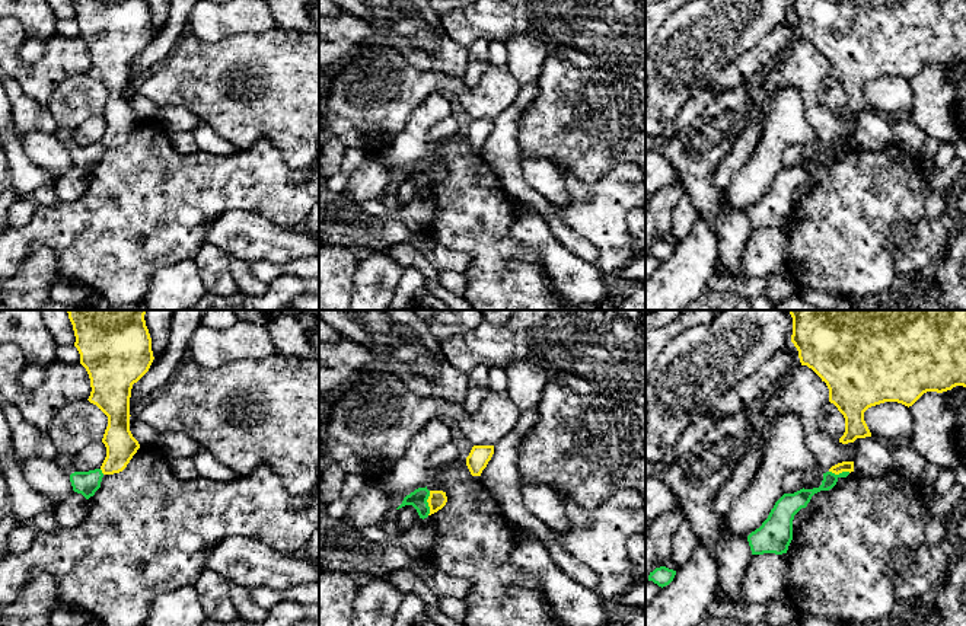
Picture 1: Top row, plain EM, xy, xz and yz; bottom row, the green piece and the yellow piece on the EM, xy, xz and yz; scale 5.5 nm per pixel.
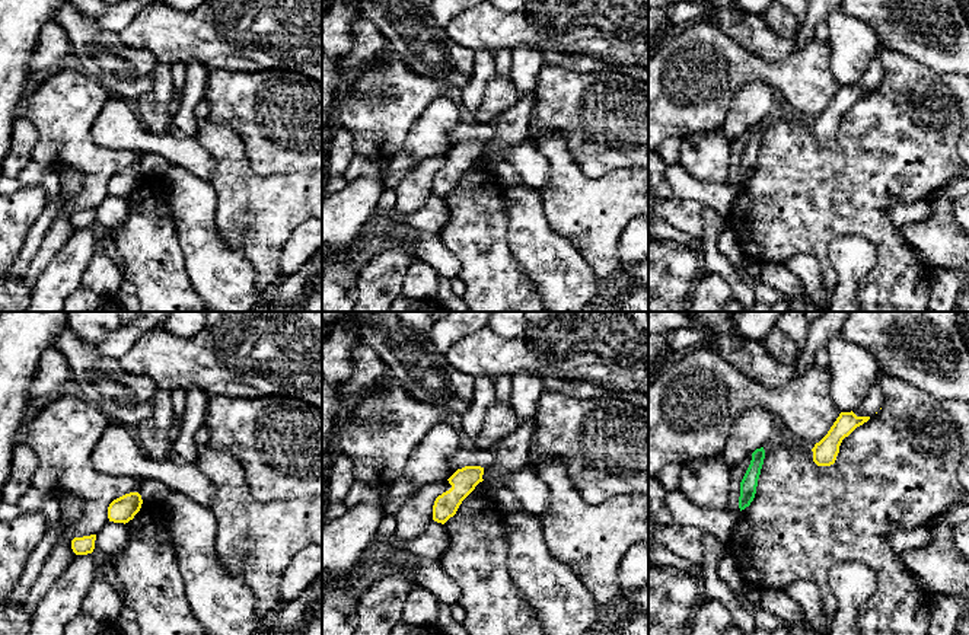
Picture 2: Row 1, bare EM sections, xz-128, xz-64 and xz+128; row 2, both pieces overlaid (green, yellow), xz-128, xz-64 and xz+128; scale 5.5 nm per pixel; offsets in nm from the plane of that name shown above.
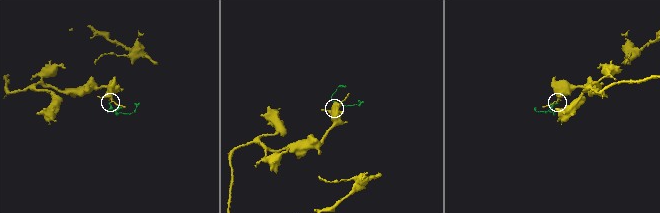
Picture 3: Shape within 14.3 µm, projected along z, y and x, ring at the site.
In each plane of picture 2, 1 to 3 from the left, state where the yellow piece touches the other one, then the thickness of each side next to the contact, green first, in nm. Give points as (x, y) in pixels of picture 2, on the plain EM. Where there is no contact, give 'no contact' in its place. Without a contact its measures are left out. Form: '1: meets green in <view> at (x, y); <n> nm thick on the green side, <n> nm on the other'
1: no contact
2: no contact
3: no contact

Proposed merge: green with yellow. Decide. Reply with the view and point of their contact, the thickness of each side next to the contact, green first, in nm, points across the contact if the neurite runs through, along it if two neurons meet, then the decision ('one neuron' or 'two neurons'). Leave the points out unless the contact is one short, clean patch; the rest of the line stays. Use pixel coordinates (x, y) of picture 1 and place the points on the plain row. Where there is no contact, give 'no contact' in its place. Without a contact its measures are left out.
xz (427, 176) | 100/100 nm | along xz (430, 165), (427, 188) | two neurons

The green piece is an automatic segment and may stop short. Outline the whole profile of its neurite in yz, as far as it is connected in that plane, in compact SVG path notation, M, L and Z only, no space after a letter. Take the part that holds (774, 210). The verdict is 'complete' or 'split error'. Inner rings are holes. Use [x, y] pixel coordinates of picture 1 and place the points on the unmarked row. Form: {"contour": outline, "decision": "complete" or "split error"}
{"contour": "M832 146L823 147L823 154L819 162L800 163L794 167L784 167L771 183L768 192L759 202L747 210L752 229L787 227L793 214L793 194L794 189L806 182L812 170L820 165L832 163L839 151L847 151L849 146L835 148Z", "decision": "complete"}

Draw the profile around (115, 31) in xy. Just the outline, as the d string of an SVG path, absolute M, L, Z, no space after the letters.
M73 0L73 4L80 38L90 52L92 66L87 74L108 90L108 100L102 112L106 131L101 144L103 148L119 147L140 122L130 105L130 71L133 58L149 45L154 33L152 12L147 0Z

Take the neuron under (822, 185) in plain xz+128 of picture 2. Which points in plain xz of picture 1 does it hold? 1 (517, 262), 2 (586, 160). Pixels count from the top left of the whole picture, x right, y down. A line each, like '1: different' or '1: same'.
1: same
2: same

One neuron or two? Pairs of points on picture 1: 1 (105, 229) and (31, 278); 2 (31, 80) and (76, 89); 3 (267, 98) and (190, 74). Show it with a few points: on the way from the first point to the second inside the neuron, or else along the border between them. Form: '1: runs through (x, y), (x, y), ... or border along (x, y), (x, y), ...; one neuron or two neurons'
1: border along (34, 242), (42, 242), (54, 251), (59, 277); two neurons
2: border along (86, 73), (63, 80), (56, 88), (47, 107); two neurons
3: runs through (248, 86), (209, 79); one neuron

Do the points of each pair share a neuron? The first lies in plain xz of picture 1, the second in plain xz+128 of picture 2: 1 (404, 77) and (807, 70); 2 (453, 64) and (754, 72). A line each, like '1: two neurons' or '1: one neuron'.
1: one neuron
2: two neurons

